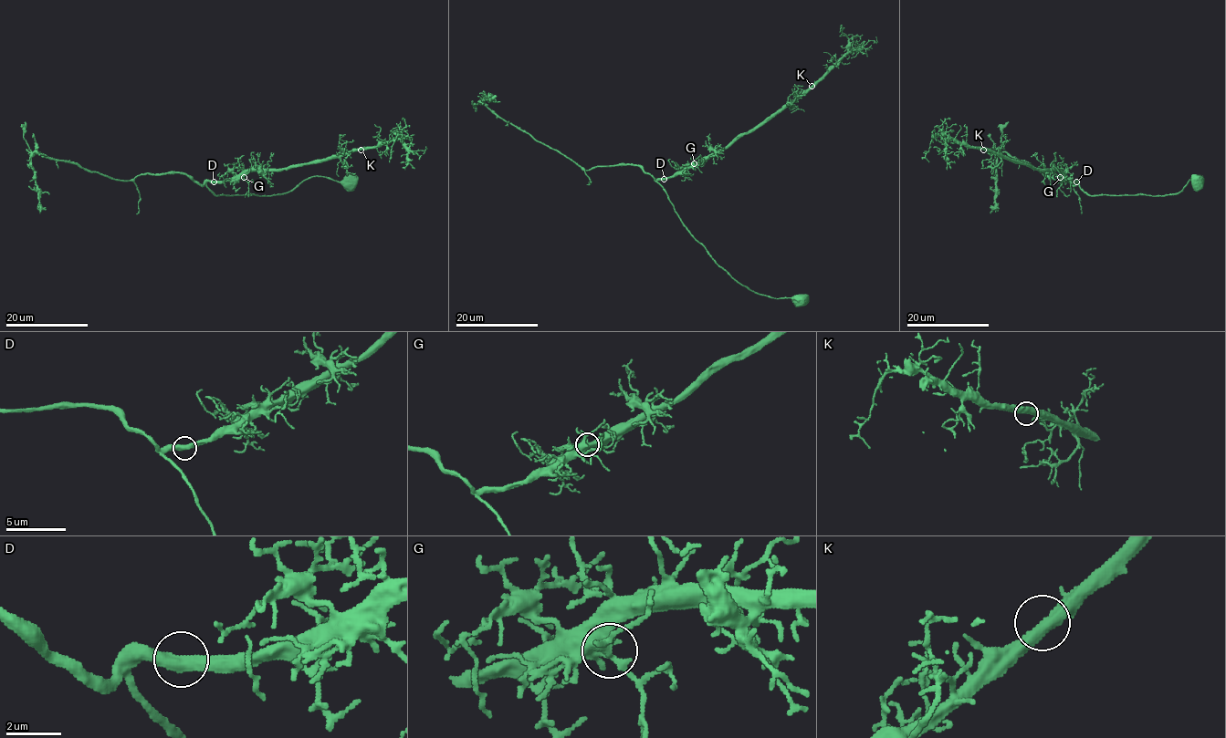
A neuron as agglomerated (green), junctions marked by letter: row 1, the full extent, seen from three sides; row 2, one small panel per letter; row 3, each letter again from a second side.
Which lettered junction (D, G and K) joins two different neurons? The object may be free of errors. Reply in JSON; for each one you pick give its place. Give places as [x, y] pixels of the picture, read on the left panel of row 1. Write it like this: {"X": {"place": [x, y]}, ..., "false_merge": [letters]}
{"false_merge": []}

